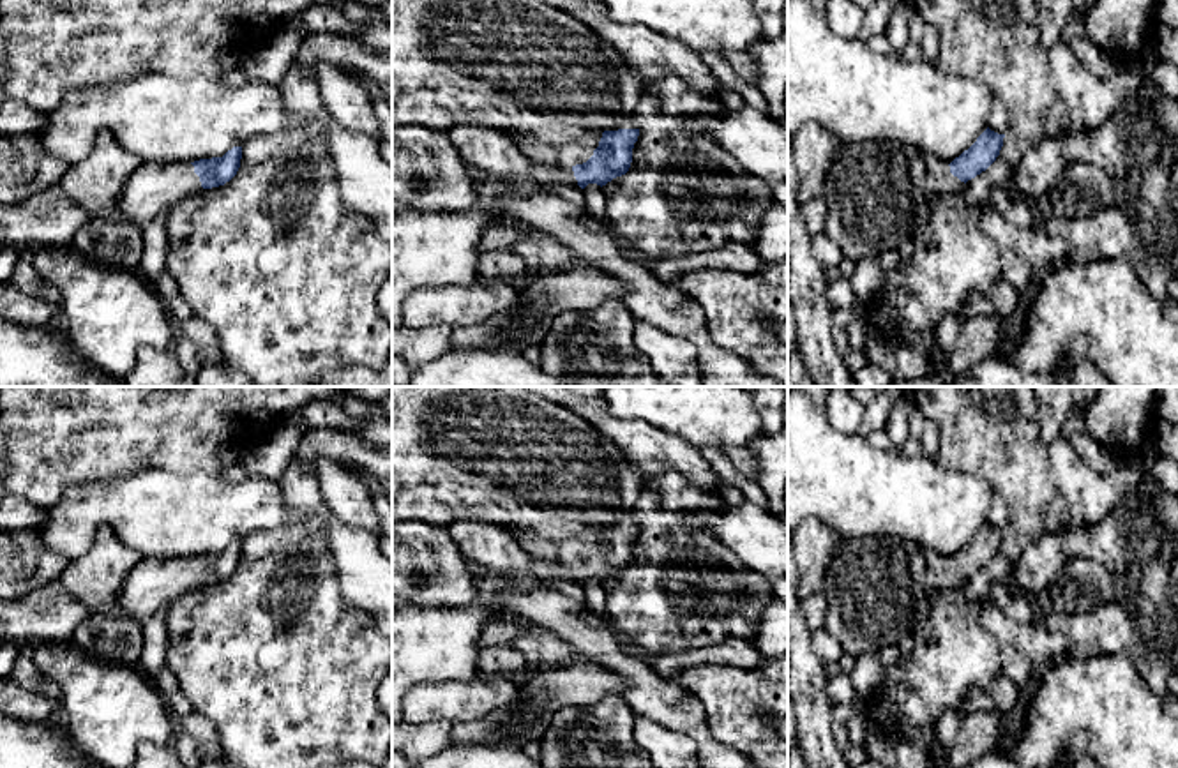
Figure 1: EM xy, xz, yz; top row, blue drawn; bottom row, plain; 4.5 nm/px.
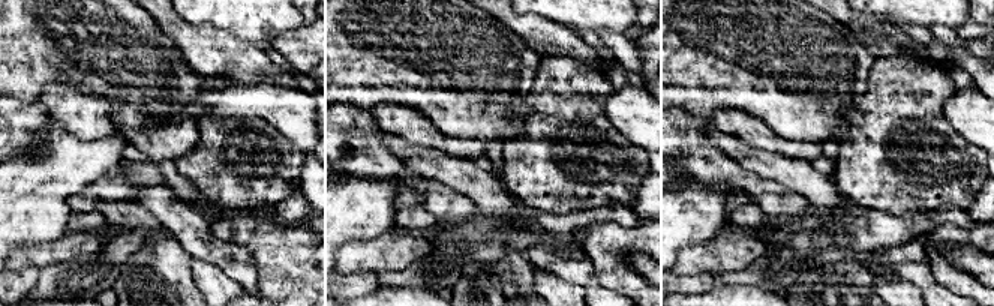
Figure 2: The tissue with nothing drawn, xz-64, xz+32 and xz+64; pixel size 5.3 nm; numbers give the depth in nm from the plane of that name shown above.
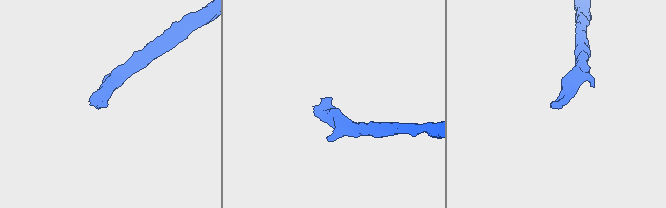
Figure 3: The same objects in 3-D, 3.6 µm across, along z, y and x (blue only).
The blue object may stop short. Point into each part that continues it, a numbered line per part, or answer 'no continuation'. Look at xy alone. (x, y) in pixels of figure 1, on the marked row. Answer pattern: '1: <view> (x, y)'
1: xy (154, 188)

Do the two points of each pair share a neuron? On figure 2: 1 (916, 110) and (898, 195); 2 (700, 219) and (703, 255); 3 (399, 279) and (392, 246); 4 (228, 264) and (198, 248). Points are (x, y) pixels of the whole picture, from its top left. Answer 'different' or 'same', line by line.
1: same
2: different
3: different
4: same

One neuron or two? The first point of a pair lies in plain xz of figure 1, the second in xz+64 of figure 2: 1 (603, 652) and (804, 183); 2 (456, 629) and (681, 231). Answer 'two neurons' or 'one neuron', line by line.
1: one neuron
2: one neuron

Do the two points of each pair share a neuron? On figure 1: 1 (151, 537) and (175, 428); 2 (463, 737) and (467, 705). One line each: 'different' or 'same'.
1: different
2: different

